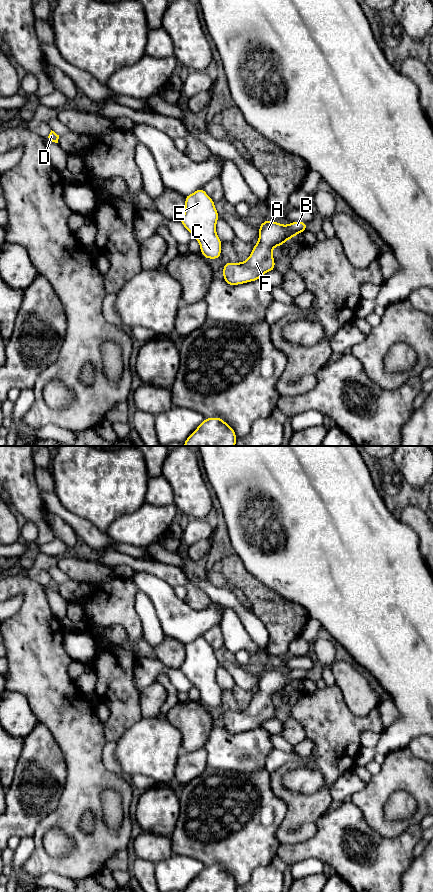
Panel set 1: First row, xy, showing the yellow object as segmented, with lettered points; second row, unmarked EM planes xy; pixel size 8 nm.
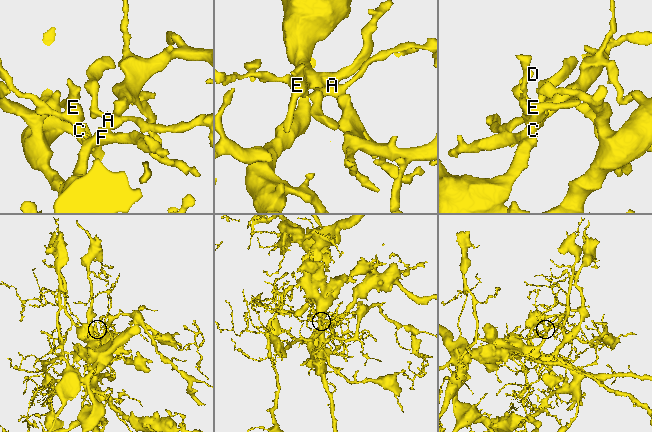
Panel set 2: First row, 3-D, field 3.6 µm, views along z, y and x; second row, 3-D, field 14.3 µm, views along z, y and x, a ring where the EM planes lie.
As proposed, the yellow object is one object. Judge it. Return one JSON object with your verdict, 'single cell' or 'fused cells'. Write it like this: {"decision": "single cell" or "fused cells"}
{"decision": "single cell"}

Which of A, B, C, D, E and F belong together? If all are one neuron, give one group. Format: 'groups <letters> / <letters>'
groups A B C D E F

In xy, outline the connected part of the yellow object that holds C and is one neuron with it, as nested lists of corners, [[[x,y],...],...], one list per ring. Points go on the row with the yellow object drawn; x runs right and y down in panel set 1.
[[[204,188],[185,196],[185,212],[179,222],[200,244],[201,255],[206,259],[220,259],[222,241],[216,233],[219,219],[215,202]]]

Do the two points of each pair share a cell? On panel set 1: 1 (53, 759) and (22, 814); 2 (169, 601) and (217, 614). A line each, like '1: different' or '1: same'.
1: same
2: same

